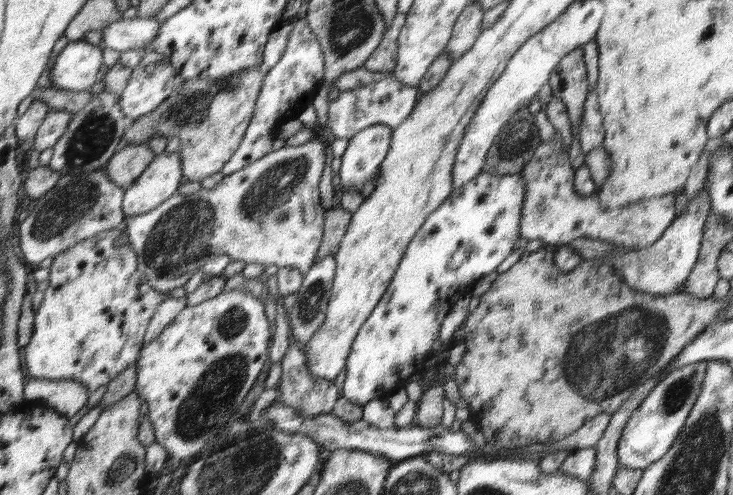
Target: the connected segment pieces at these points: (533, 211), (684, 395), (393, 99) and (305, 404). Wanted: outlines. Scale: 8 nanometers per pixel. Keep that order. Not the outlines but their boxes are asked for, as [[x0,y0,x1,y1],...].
[[519,131,676,250],[617,362,707,469],[327,76,418,139],[279,343,340,415]]

